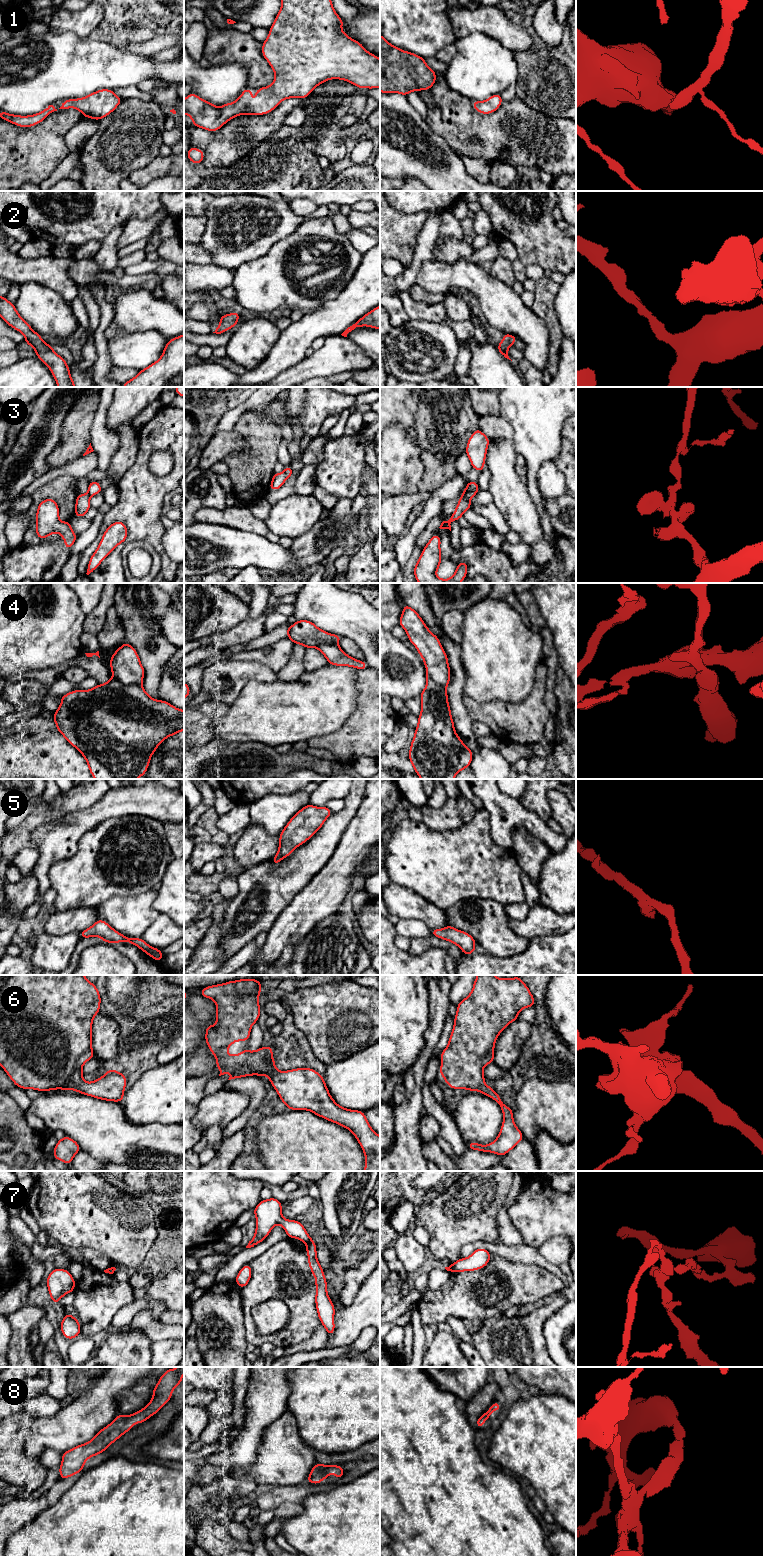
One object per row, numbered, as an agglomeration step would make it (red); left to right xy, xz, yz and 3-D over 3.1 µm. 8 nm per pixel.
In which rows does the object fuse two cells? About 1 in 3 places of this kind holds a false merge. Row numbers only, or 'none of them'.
3, 7

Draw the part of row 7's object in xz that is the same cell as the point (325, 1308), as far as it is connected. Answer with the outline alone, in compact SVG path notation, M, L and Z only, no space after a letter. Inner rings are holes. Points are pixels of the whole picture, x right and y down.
M312 1239L306 1245L308 1255L308 1264L313 1276L316 1279L316 1295L315 1303L321 1324L325 1327L329 1336L332 1336L335 1331L334 1315L335 1308L331 1299L327 1294L328 1284L325 1279L324 1271L321 1264L317 1260L316 1242Z

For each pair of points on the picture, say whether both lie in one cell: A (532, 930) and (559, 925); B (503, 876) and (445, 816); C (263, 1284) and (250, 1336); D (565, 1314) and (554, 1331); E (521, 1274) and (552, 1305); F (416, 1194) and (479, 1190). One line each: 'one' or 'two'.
A: one
B: two
C: one
D: one
E: two
F: two

